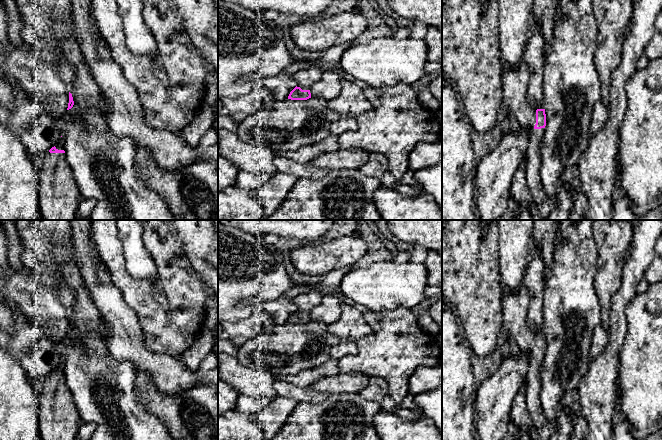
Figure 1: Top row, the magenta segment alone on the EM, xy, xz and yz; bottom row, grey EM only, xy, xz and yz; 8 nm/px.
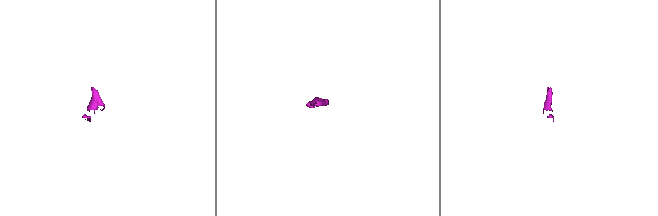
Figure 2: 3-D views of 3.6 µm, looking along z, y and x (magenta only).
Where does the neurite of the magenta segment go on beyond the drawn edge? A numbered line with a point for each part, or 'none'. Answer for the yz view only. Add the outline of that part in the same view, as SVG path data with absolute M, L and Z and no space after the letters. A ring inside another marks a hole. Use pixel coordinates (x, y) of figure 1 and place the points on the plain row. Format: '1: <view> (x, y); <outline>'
1: yz (515, 305); M523 286L513 292L503 287L502 291L502 325L503 330L513 336L521 352L528 356L528 371L526 375L525 406L534 429L544 427L545 419L540 403L540 369L544 352L535 353L536 333L528 325L528 307L530 298L528 290Z

